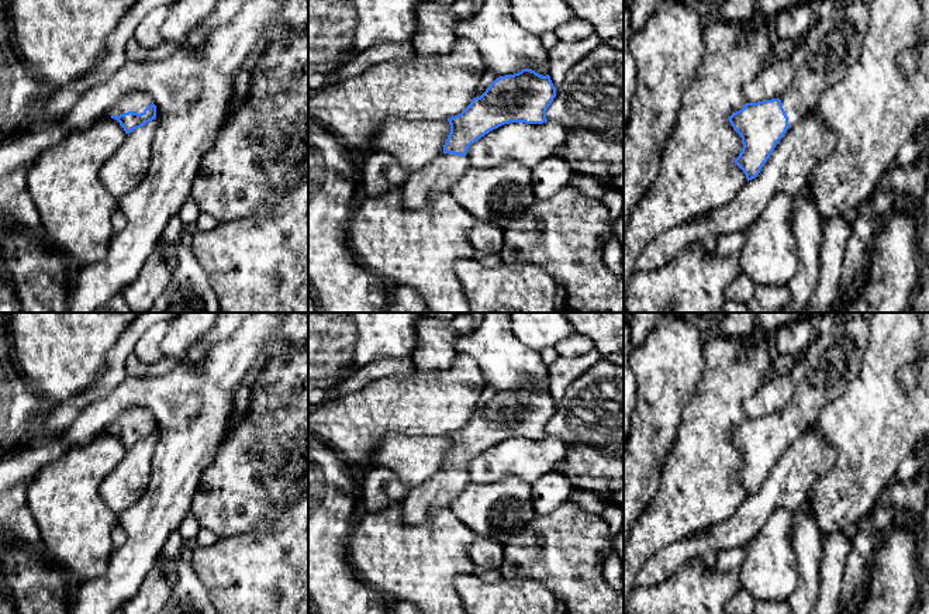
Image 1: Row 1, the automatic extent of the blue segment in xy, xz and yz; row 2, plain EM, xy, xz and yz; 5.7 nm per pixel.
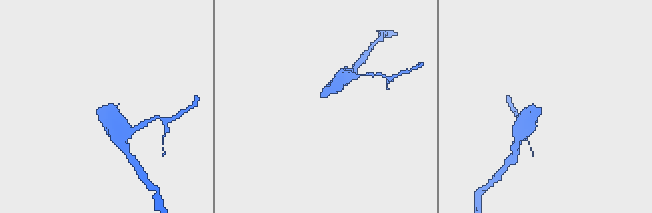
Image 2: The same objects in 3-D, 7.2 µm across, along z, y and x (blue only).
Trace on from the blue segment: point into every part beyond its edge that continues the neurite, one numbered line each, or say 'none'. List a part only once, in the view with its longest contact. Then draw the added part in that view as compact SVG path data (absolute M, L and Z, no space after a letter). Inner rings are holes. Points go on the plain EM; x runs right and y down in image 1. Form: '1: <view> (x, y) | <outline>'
1: xy (137, 417) | M131 407L122 411L111 424L107 425L107 431L120 431L128 427L144 428L144 425L151 421L153 415L151 411L142 407Z

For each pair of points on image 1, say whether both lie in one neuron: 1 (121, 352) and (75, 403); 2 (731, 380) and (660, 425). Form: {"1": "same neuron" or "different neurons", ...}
{"1": "same neuron", "2": "different neurons"}

